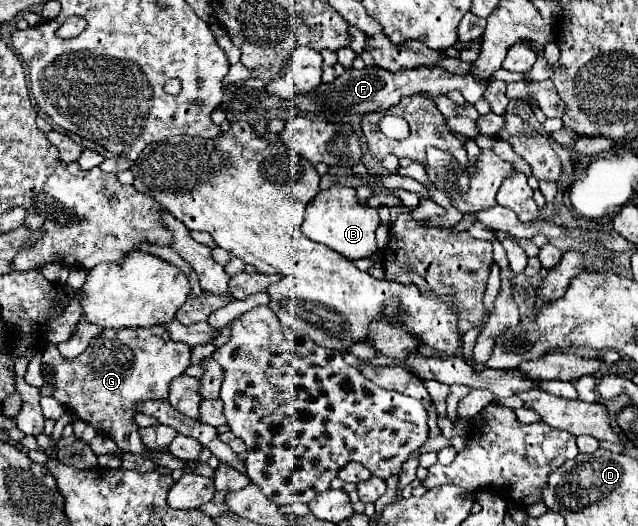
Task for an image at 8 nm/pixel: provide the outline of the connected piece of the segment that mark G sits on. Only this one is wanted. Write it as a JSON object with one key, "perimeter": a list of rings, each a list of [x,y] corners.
{"perimeter":[[[154,325],[152,329],[104,329],[98,337],[90,341],[84,353],[80,353],[74,359],[64,359],[56,345],[48,345],[42,353],[42,365],[48,365],[50,369],[50,385],[52,385],[52,397],[66,405],[78,419],[86,419],[98,435],[110,437],[122,451],[126,453],[138,453],[142,457],[152,459],[160,467],[168,469],[184,469],[188,461],[172,457],[168,451],[154,453],[140,441],[140,427],[134,421],[134,415],[138,413],[138,401],[150,401],[150,399],[166,399],[170,381],[186,371],[190,365],[190,345],[174,343],[162,325]]]}

